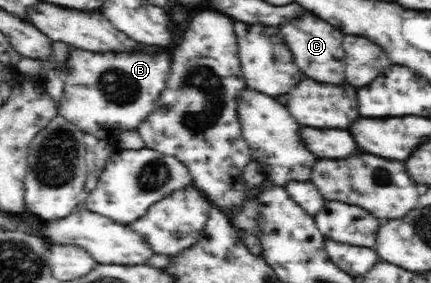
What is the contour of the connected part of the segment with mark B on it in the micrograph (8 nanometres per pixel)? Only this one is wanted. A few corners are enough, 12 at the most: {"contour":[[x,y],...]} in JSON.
{"contour":[[69,47],[58,113],[115,139],[154,111],[164,47]]}

